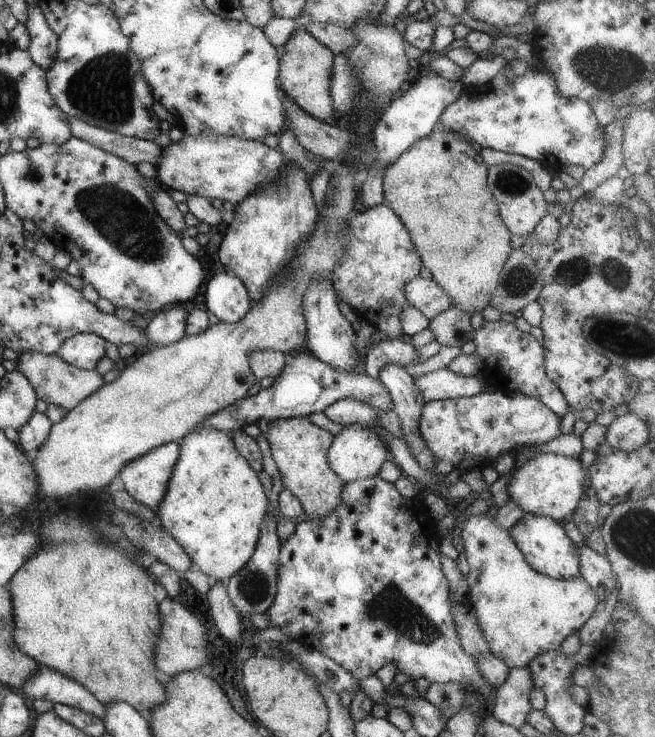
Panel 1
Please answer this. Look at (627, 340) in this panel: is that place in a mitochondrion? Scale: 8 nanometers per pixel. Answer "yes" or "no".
yes

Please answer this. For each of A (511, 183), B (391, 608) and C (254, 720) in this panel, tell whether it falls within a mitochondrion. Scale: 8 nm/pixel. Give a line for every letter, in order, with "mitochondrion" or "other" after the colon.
A: mitochondrion
B: mitochondrion
C: other

